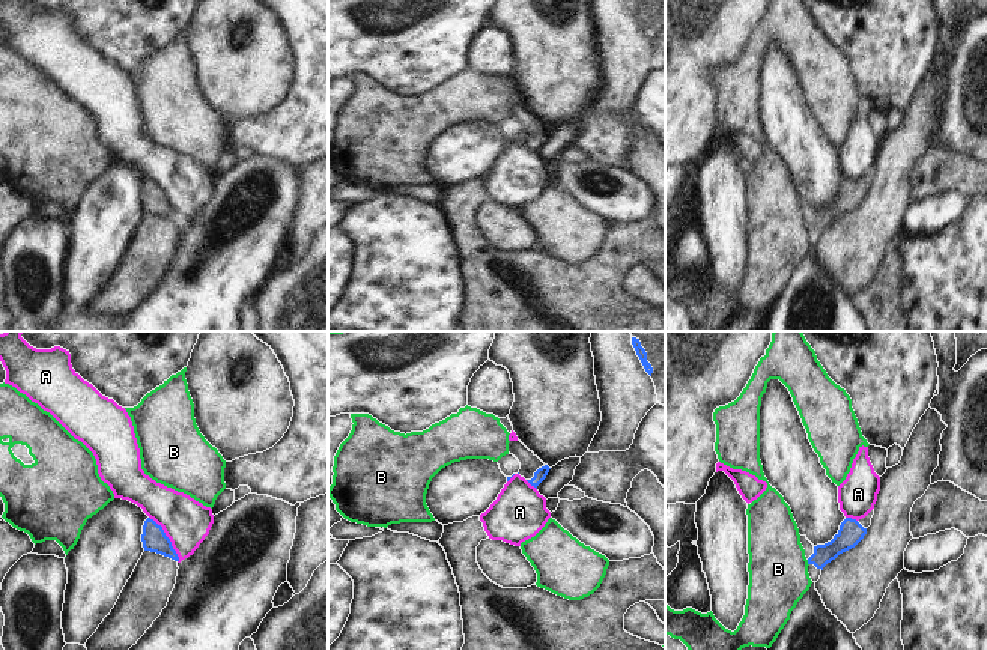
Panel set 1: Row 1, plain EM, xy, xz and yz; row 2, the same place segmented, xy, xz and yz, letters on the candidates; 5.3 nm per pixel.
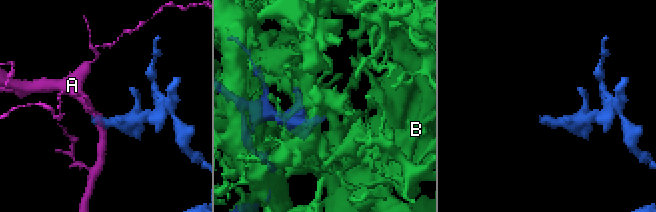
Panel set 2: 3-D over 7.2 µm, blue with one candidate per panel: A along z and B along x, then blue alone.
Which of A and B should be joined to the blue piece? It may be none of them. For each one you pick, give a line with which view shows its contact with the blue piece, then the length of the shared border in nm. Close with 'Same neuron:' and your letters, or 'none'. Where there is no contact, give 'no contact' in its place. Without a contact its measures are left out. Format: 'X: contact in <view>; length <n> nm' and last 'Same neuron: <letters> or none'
Same neuron: none

